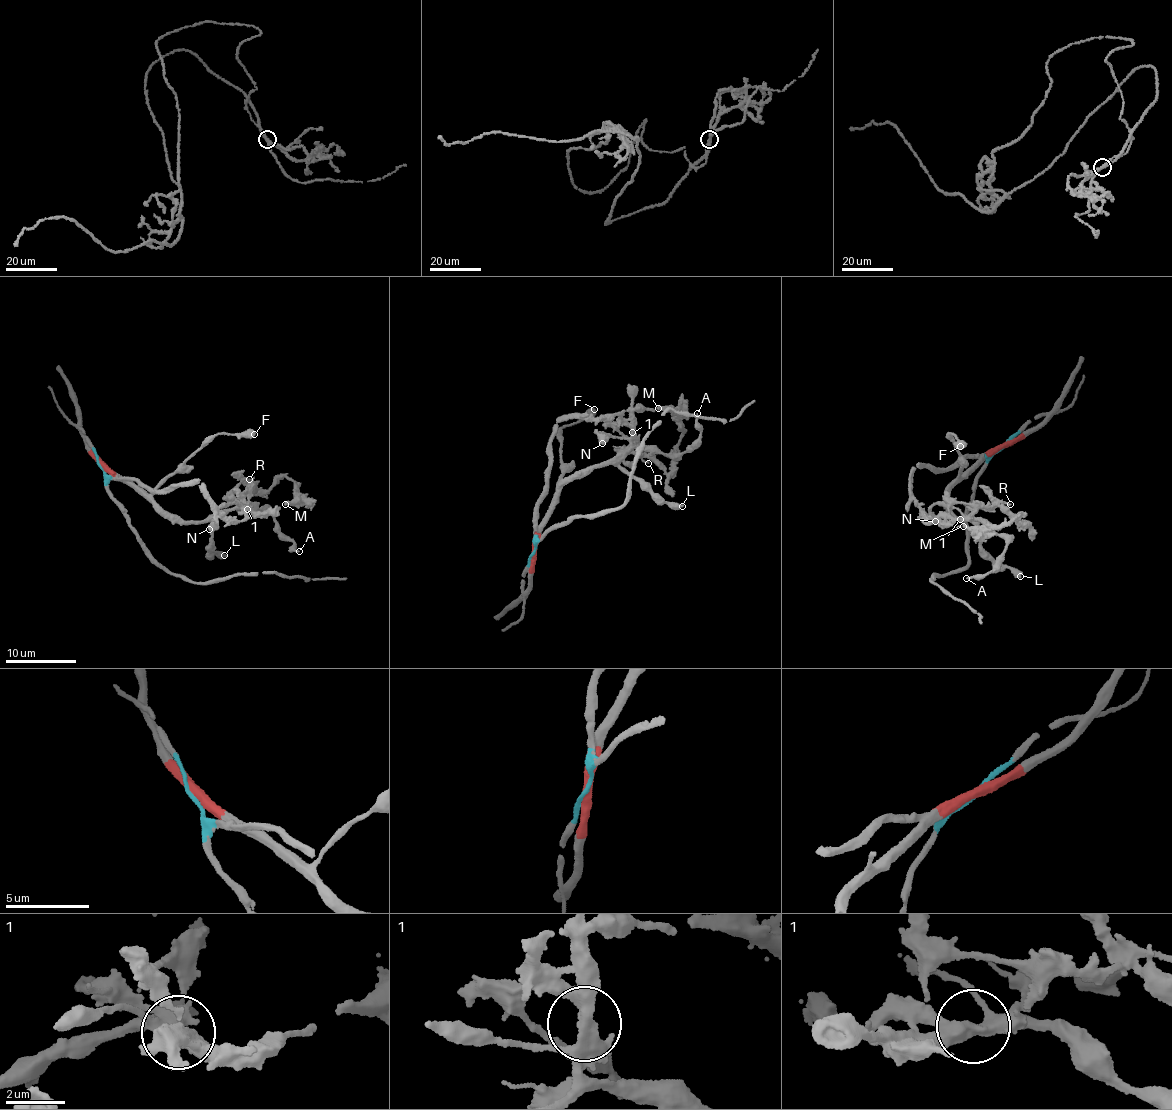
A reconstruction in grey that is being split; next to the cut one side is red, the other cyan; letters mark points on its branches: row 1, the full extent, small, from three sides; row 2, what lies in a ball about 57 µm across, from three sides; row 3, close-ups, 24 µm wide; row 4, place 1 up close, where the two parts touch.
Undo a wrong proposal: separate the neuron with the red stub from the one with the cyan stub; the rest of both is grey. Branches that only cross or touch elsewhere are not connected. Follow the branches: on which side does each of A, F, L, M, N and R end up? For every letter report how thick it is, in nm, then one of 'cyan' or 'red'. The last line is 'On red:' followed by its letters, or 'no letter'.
A: calibre 130 nm; red
F: calibre 700 nm; red
L: calibre 480 nm; red
M: calibre 220 nm; cyan
N: calibre 600 nm; red
R: calibre 130 nm; cyan
On red: A, F, L, N

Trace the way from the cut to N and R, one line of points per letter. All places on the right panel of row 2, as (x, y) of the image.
N: (1004, 445), (988, 450), (951, 484), (949, 511), (968, 520), (956, 508), (937, 504), (931, 508), (935, 521)
R: (1003, 445), (951, 467), (917, 466), (911, 484), (931, 521), (1011, 504)

